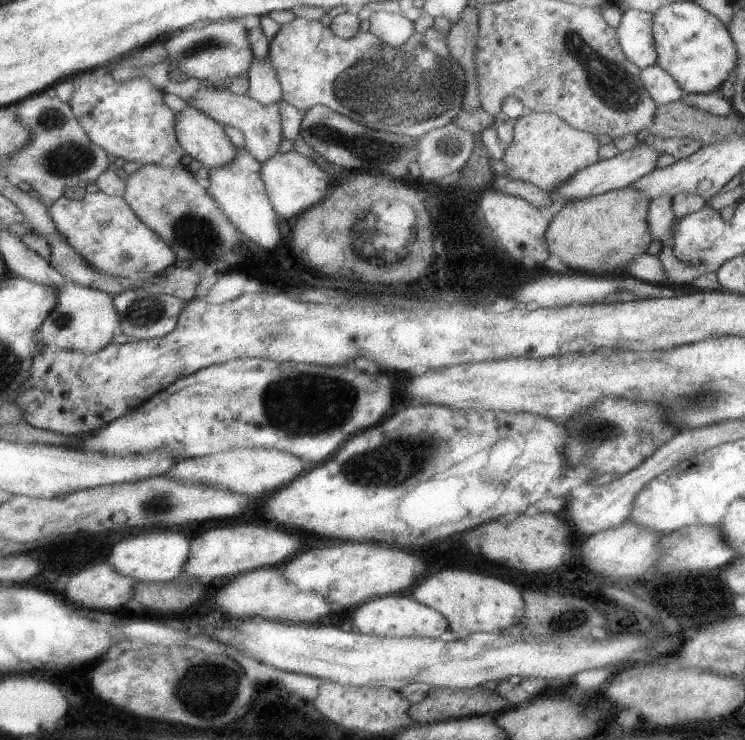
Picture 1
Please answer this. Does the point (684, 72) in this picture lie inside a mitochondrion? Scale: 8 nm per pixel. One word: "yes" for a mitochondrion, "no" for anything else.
no

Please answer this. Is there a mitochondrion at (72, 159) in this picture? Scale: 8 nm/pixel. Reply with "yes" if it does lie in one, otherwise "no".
yes

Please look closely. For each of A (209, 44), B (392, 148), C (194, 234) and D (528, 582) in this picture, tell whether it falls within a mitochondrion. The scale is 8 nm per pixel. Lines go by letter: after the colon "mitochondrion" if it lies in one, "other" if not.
A: mitochondrion
B: mitochondrion
C: mitochondrion
D: other

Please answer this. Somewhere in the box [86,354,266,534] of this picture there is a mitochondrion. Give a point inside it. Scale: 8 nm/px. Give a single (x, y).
(152, 500)

